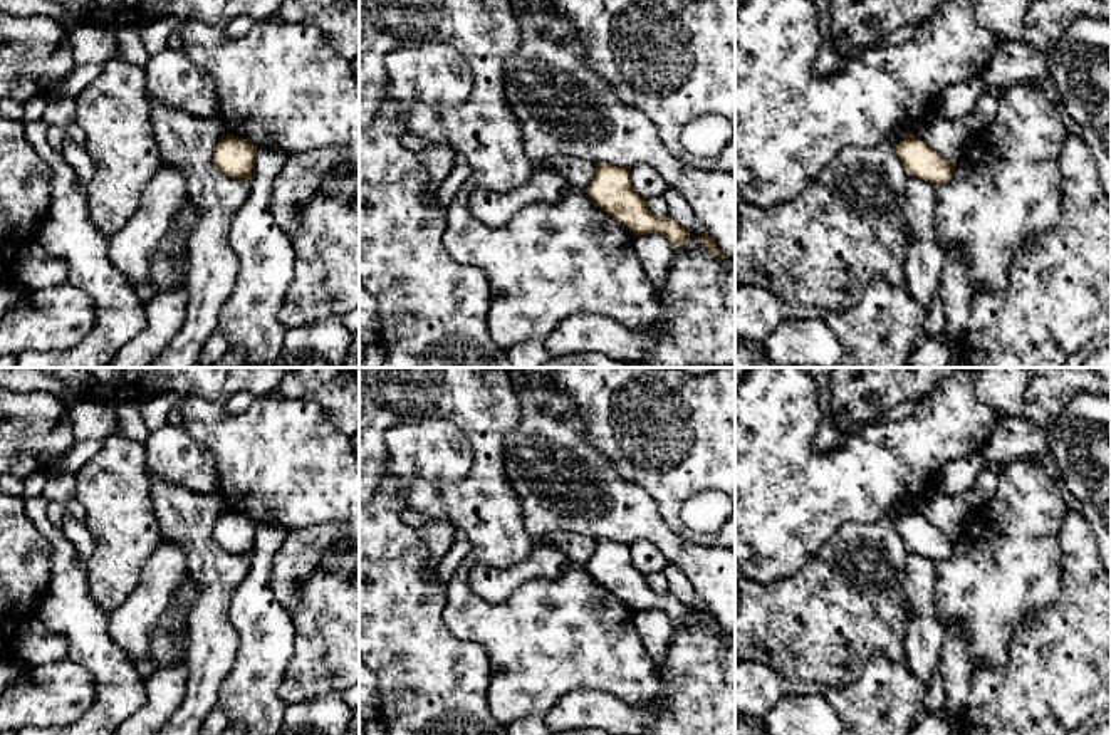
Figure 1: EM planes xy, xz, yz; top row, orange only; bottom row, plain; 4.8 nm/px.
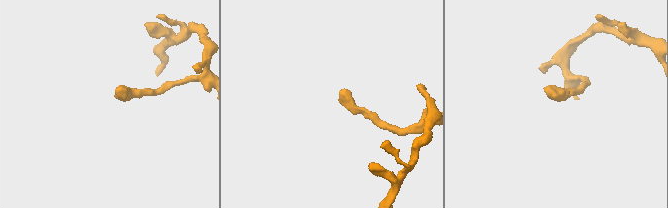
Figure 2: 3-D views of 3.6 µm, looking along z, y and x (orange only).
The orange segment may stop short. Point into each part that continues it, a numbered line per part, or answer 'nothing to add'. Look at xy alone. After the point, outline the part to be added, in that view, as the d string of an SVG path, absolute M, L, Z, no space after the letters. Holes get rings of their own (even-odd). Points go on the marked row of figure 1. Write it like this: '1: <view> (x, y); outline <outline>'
nothing to add

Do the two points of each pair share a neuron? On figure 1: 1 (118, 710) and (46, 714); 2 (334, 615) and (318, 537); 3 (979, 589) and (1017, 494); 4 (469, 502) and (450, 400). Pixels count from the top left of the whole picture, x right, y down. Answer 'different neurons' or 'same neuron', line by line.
1: different neurons
2: different neurons
3: same neuron
4: same neuron

